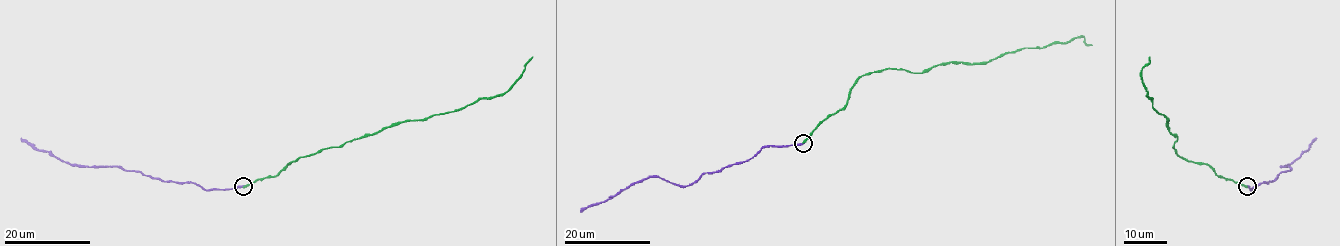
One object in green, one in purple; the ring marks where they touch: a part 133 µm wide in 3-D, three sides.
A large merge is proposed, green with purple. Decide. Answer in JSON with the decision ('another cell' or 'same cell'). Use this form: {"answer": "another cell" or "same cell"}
{"answer": "same cell"}

